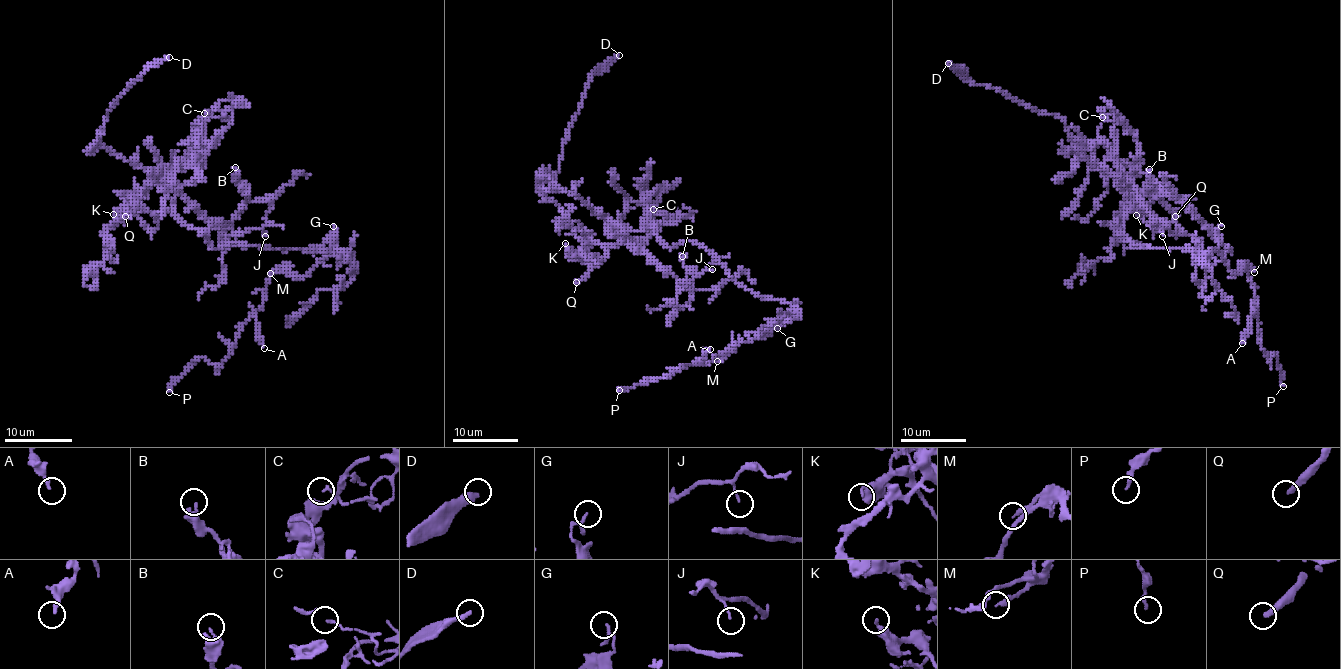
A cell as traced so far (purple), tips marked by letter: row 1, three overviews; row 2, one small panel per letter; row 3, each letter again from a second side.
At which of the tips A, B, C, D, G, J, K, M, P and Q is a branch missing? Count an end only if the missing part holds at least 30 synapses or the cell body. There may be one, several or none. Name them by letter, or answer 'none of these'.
D, Q

